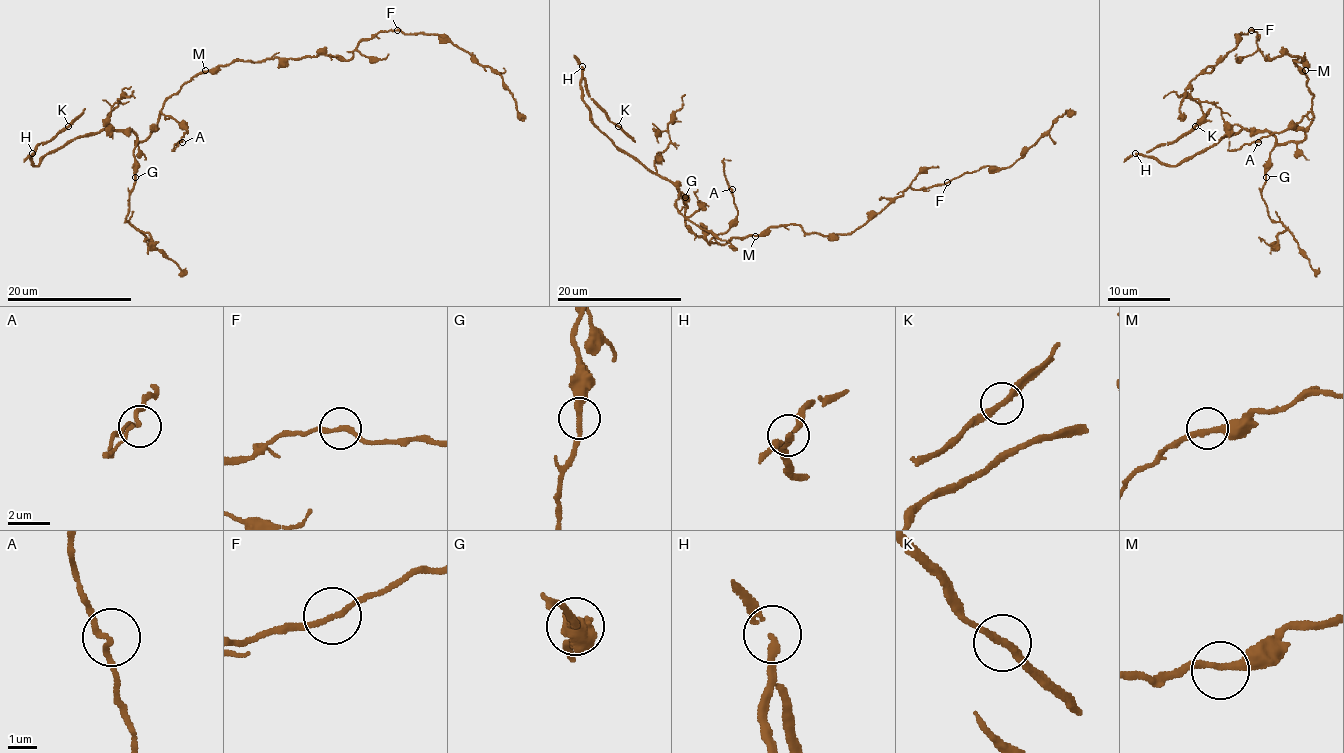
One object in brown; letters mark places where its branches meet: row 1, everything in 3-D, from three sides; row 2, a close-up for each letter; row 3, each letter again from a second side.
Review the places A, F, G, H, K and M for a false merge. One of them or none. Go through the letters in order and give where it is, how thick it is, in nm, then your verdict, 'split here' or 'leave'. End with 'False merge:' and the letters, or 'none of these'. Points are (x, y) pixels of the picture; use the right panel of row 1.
A: at (1258, 142); 180 nm thick; leave
F: at (1251, 30); 190 nm thick; leave
G: at (1266, 177); 220 nm thick; leave
H: at (1135, 153); 220 nm thick; split here
K: at (1195, 126); 280 nm thick; leave
M: at (1305, 70); 280 nm thick; leave
False merge: H

